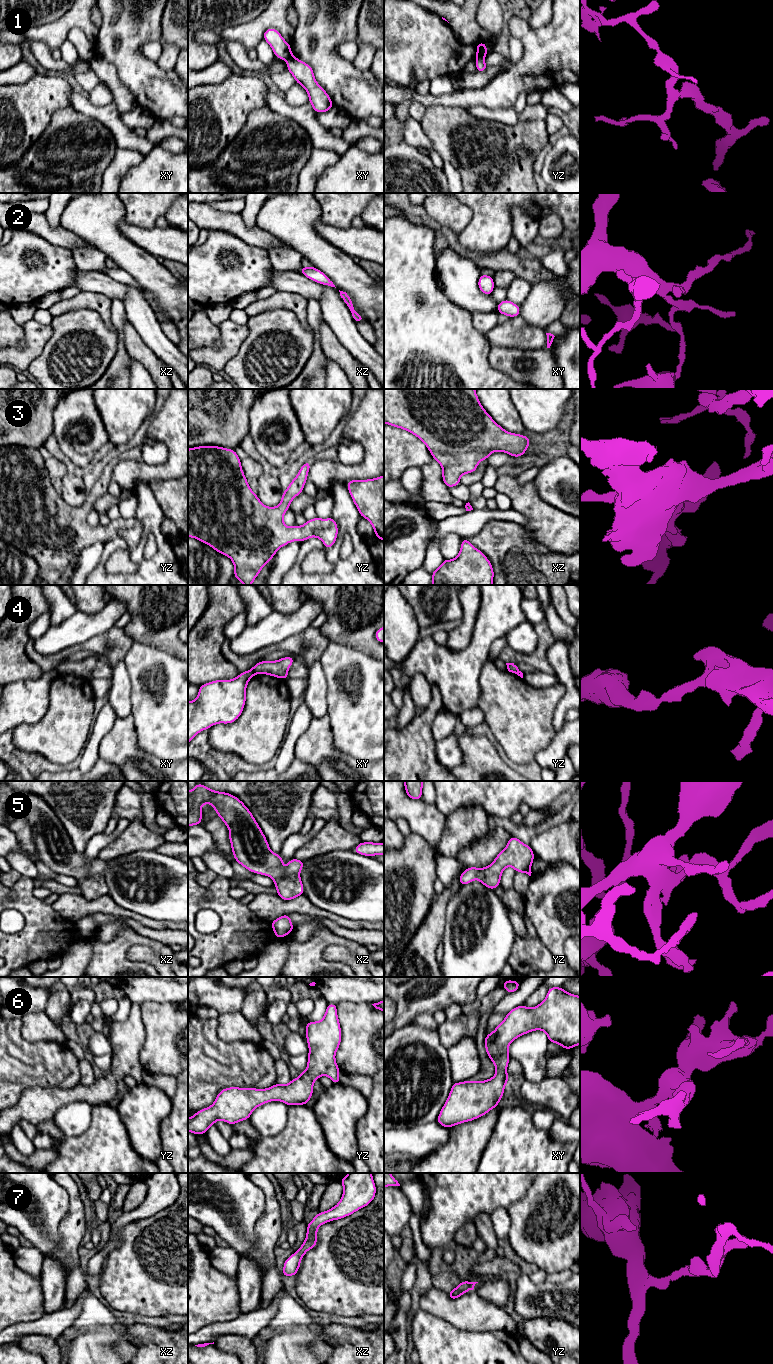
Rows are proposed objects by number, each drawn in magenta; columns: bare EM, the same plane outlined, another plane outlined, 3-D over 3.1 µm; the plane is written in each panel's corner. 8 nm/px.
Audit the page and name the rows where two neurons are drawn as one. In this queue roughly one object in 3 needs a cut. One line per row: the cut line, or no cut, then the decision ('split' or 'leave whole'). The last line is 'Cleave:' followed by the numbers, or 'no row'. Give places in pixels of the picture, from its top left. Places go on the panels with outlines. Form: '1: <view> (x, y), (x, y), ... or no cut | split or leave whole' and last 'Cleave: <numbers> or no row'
1: yz (483, 56), (476, 58) | split
2: no cut | leave whole
3: no cut | leave whole
4: xy (250, 669), (255, 673) | split
5: no cut | leave whole
6: no cut | leave whole
7: no cut | leave whole
Cleave: 1, 4

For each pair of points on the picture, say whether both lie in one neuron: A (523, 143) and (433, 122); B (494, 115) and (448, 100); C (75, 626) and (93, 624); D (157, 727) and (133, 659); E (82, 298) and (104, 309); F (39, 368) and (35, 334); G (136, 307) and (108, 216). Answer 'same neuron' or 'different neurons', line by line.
A: same neuron
B: different neurons
C: same neuron
D: same neuron
E: same neuron
F: different neurons
G: different neurons

